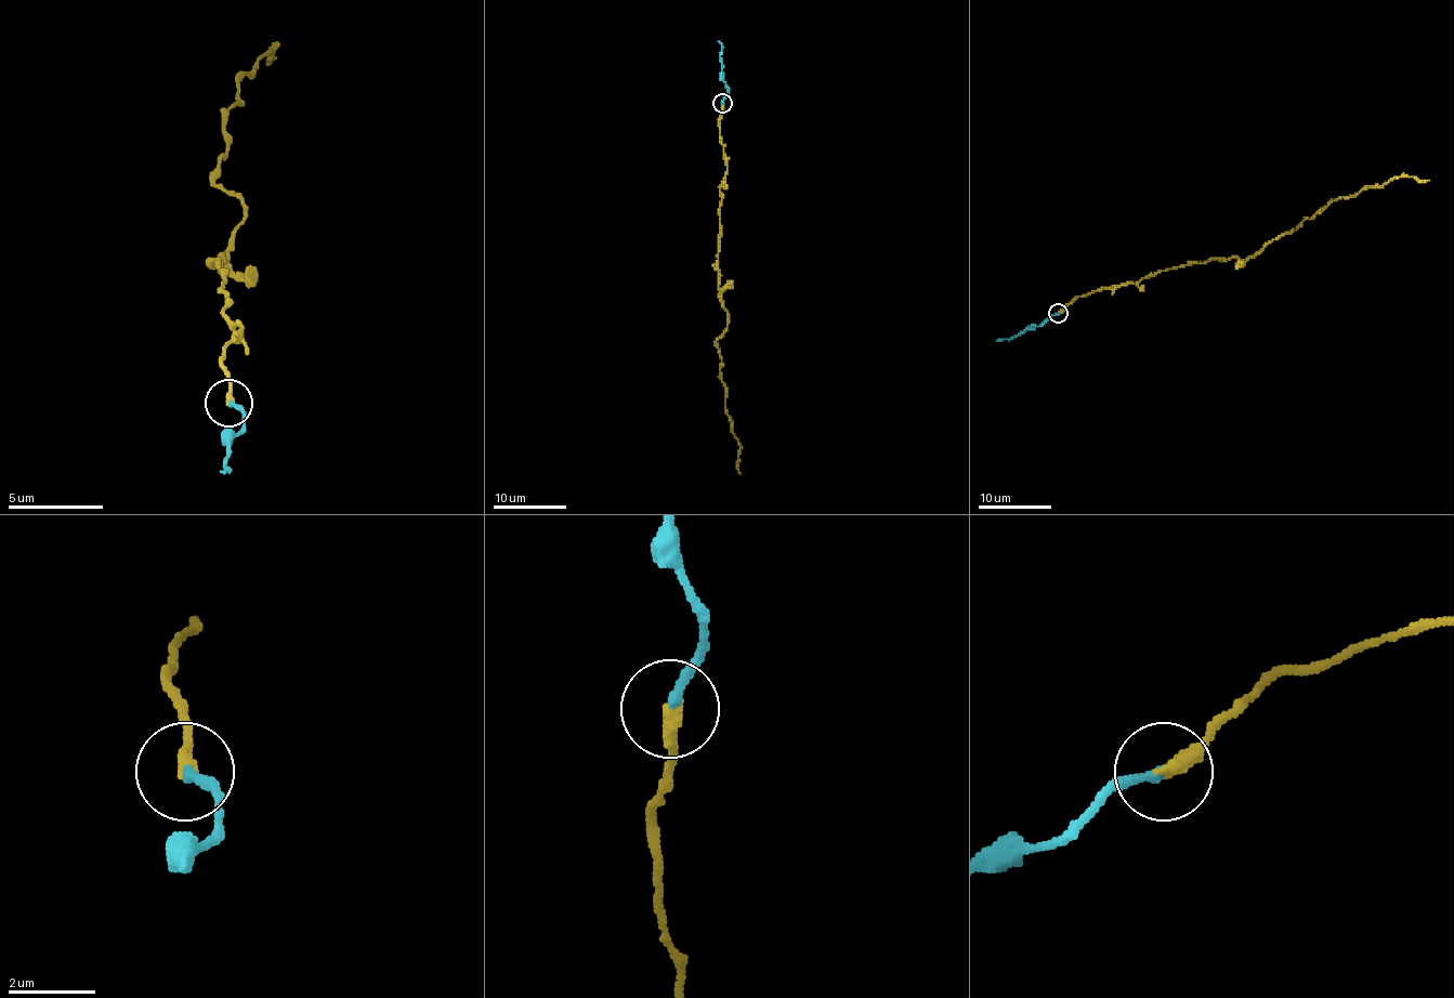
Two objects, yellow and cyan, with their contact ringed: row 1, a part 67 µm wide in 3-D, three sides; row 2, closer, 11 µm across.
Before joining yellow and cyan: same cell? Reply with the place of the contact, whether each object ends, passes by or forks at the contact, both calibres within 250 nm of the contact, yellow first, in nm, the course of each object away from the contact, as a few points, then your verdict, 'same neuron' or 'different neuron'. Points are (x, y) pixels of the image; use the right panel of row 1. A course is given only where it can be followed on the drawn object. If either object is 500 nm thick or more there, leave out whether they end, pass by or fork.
place (1058, 313); yellow ends; cyan ends; calibres 360 and 200 nm; course yellow (1059, 313), (1079, 297), (1138, 284), (1162, 271), (1253, 258), (1332, 202), (1356, 197), (1396, 176), (1429, 180); course cyan (1059, 313), (1009, 339), (996, 341); same neuron

